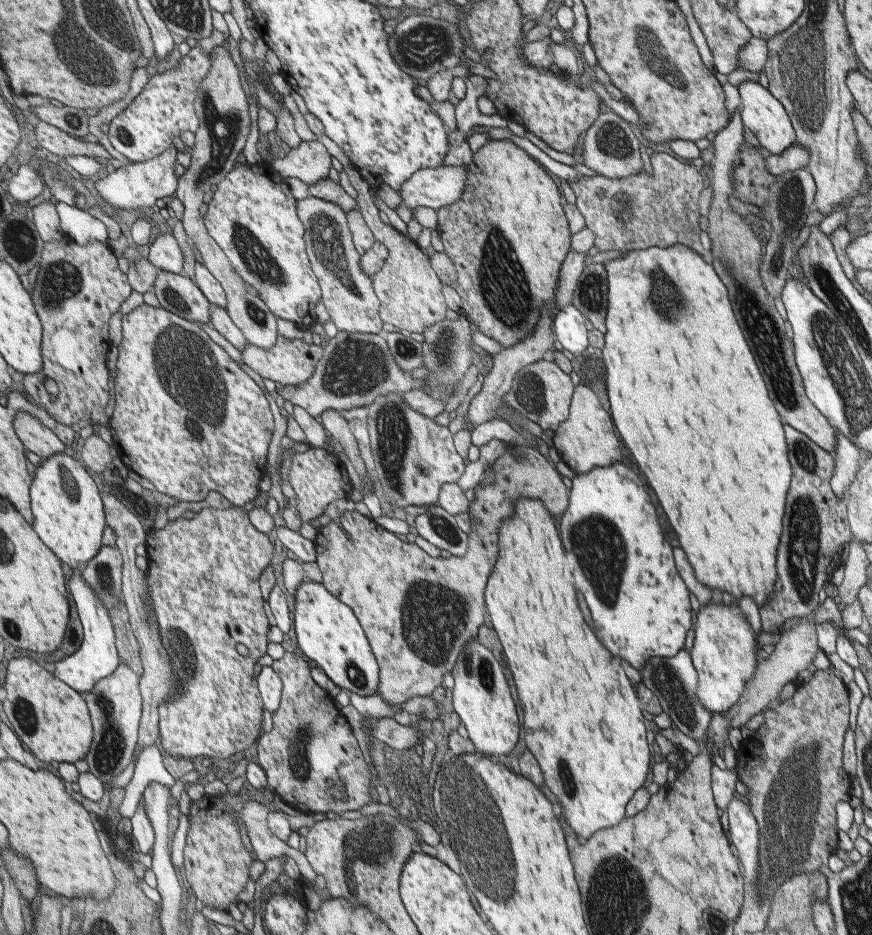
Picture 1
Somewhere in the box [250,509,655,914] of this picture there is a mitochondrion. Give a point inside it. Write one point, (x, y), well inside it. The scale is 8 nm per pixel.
(498, 867)

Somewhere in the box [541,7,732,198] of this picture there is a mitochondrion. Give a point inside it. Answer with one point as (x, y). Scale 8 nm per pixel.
(654, 51)

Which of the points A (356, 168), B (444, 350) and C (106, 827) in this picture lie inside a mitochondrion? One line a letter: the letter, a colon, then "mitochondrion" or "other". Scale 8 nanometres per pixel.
A: other
B: mitochondrion
C: other

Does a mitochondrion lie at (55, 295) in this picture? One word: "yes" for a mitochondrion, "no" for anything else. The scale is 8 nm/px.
yes

